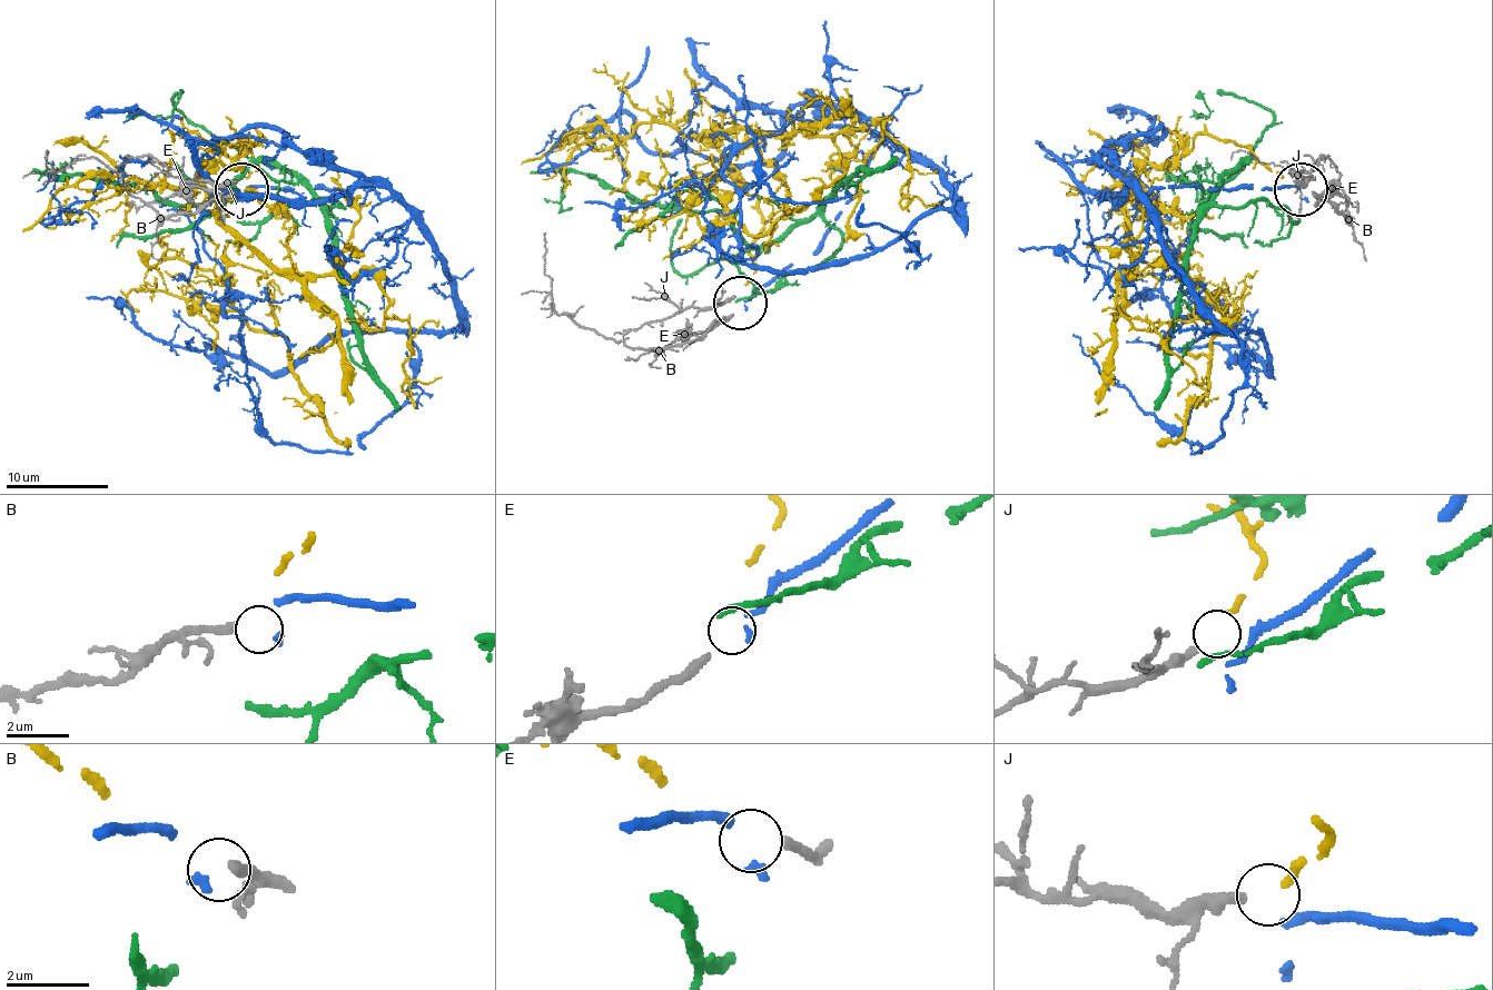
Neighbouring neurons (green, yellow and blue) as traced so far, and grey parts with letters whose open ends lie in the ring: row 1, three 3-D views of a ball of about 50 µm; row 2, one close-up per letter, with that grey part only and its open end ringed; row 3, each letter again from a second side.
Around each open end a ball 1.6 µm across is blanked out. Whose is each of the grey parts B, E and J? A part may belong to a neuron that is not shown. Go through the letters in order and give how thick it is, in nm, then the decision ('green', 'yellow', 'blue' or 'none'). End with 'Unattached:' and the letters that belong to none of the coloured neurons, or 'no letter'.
B: calibre 240 nm; blue
E: calibre 240 nm; none
J: calibre 300 nm; yellow
Unattached: E

